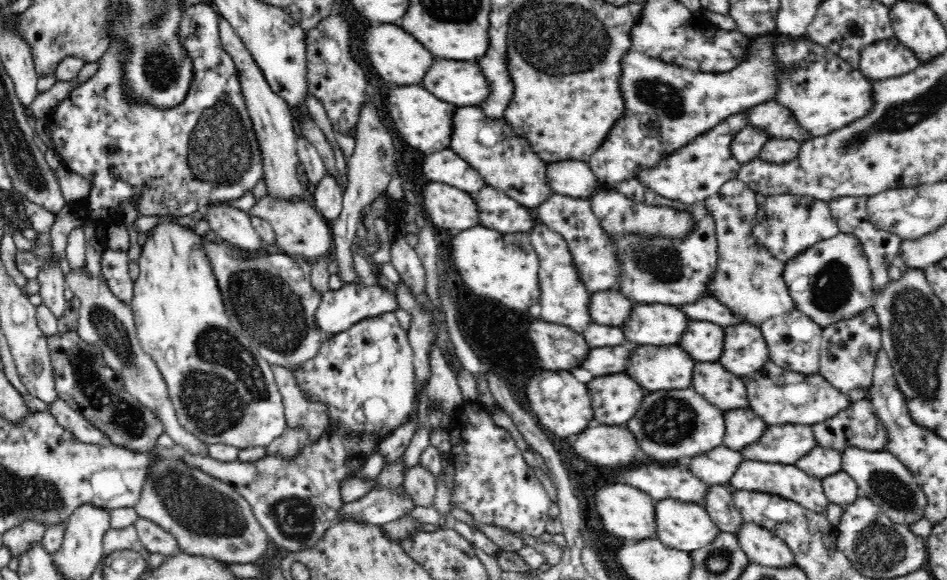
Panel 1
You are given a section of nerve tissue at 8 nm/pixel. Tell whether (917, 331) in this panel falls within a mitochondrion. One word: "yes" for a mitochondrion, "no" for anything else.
yes

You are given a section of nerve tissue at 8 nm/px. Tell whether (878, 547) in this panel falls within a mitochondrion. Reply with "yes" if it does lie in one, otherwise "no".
yes

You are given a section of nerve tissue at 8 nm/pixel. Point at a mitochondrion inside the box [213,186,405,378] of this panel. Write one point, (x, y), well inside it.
(265, 305)

